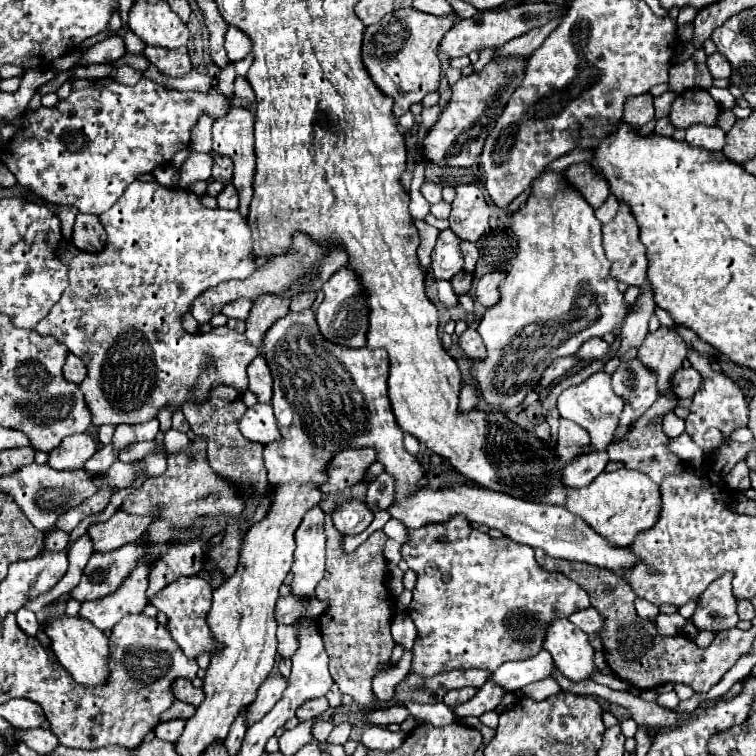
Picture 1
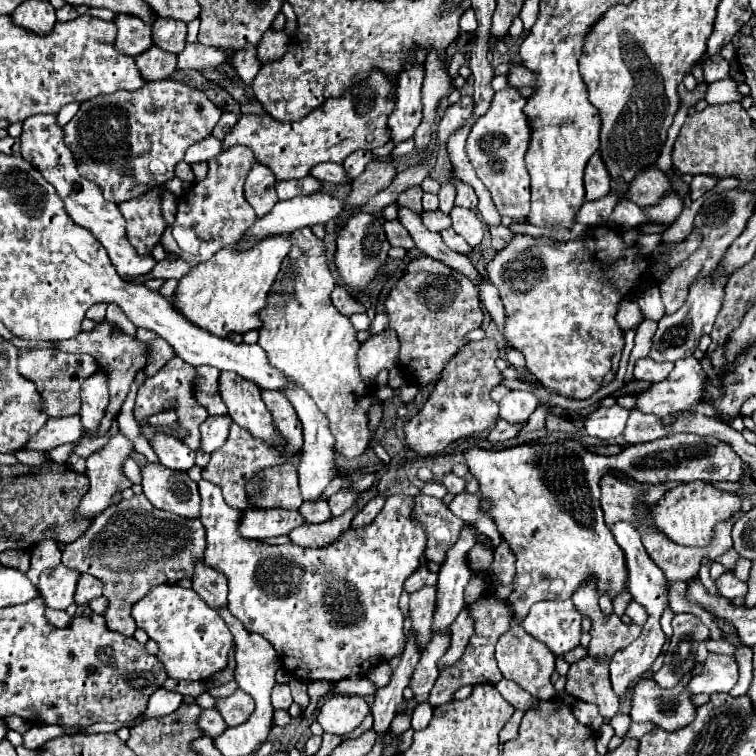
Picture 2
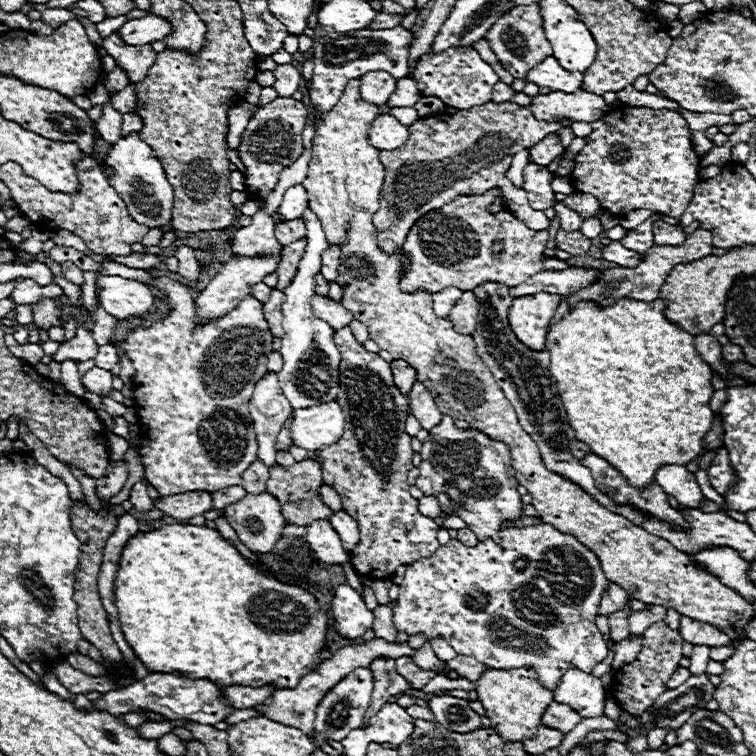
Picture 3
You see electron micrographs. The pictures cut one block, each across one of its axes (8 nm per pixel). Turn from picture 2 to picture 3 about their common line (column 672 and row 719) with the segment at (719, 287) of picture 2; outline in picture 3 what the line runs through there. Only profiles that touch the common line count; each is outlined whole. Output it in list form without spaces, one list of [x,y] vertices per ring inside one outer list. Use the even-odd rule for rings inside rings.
[[[356,668],[354,672],[350,672],[350,676],[346,676],[334,688],[330,688],[330,692],[326,692],[326,696],[320,700],[320,704],[316,708],[316,716],[314,716],[316,718],[314,720],[316,734],[310,738],[318,750],[322,748],[322,744],[326,744],[326,740],[342,742],[350,730],[360,728],[362,718],[370,706],[372,688],[374,688],[374,680],[372,680],[370,668]]]

